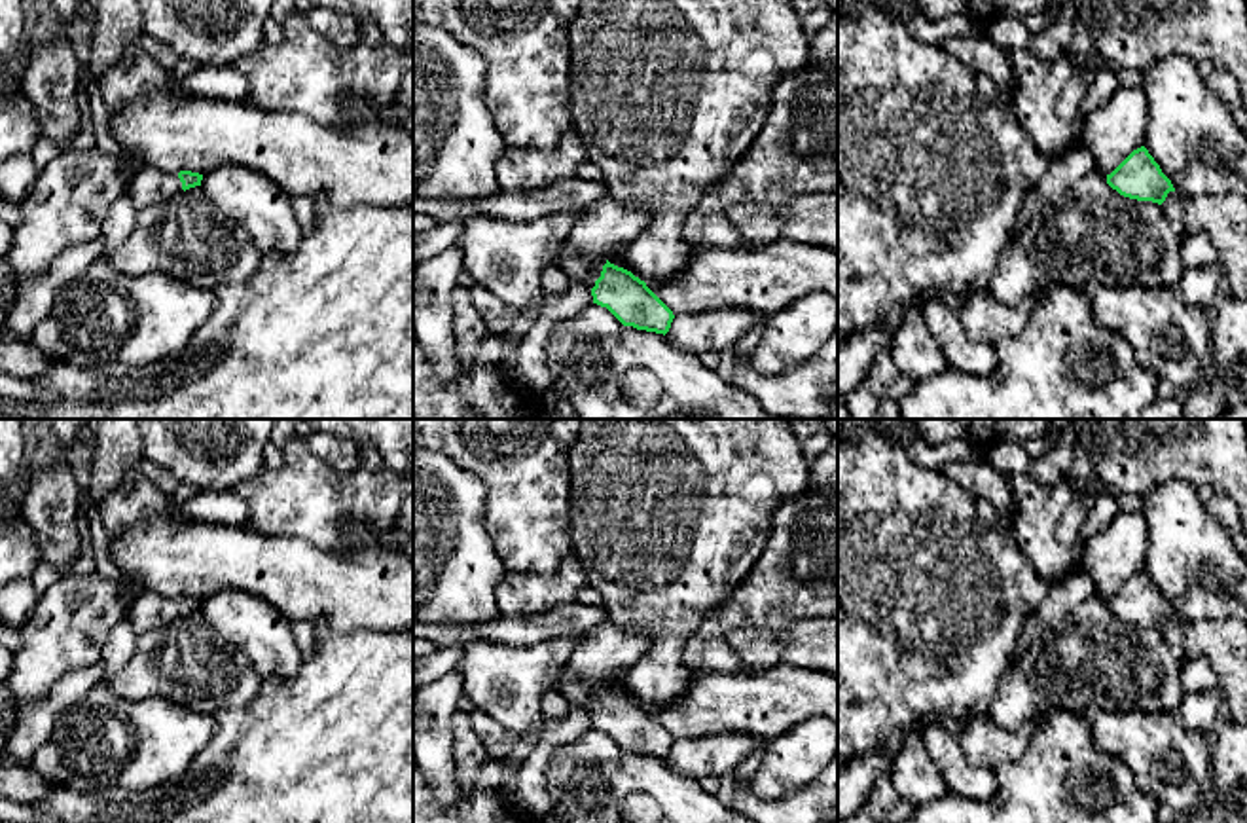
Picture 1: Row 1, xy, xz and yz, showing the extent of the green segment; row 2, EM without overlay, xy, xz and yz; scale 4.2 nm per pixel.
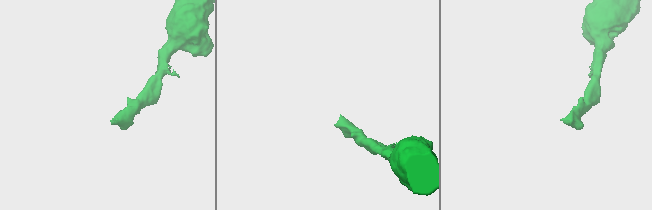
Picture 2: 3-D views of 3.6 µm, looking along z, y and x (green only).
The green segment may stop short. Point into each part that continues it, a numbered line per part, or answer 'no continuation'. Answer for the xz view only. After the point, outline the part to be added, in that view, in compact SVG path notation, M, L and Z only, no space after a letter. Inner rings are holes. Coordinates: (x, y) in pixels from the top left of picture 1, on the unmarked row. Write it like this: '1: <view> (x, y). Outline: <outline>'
1: xz (588, 691). Outline: M595 677L567 679L557 686L570 705L584 705L589 713L595 711L605 688L606 681Z

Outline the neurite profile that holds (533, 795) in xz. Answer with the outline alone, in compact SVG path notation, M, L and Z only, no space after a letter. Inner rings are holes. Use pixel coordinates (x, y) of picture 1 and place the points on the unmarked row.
M570 705L567 717L544 721L544 728L533 753L515 774L521 812L533 817L550 814L551 800L546 789L548 764L561 747L572 743L589 728L593 728L593 721L586 705Z

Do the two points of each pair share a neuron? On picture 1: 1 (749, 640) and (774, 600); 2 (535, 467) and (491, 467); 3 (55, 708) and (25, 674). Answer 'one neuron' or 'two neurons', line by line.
1: two neurons
2: one neuron
3: two neurons

